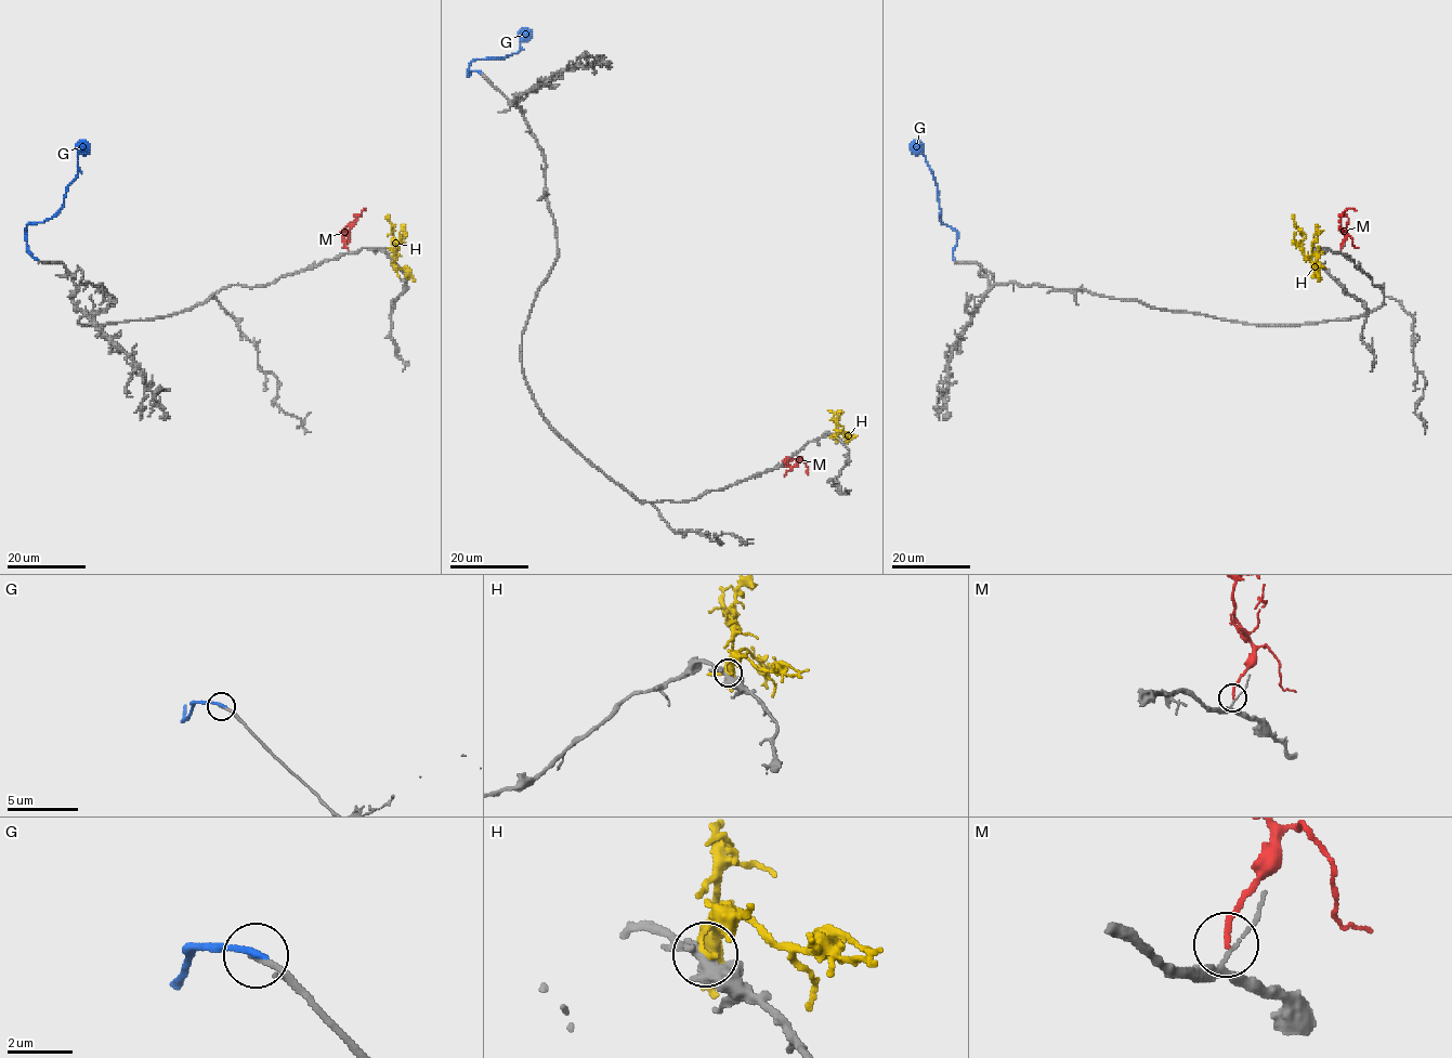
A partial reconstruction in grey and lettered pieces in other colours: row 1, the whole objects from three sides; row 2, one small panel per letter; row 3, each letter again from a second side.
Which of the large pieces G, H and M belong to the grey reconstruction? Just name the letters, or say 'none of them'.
none of them

